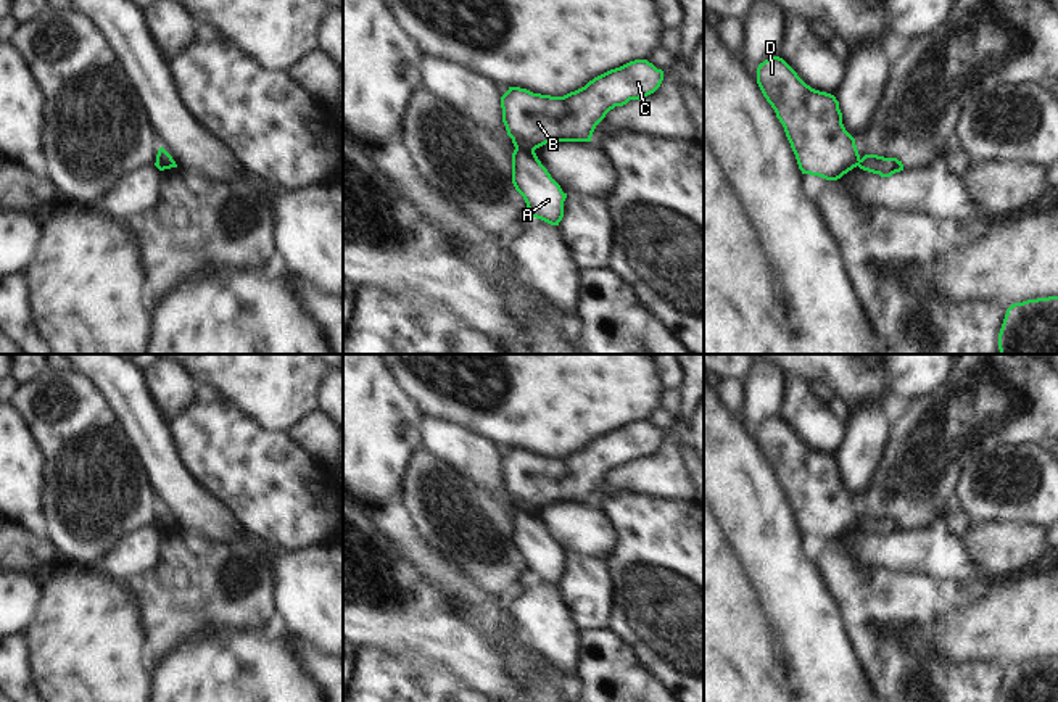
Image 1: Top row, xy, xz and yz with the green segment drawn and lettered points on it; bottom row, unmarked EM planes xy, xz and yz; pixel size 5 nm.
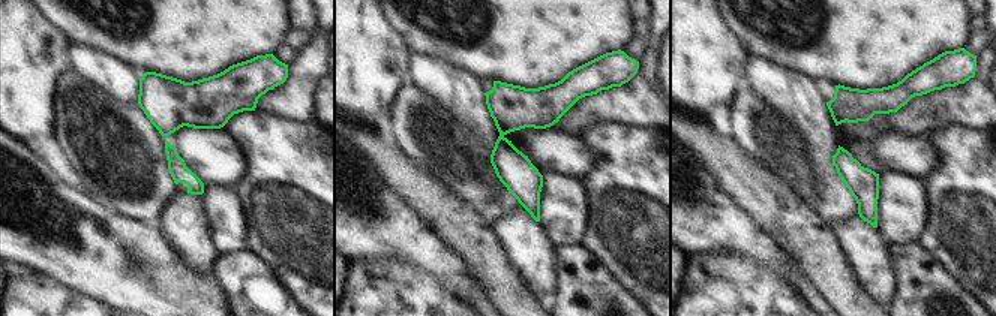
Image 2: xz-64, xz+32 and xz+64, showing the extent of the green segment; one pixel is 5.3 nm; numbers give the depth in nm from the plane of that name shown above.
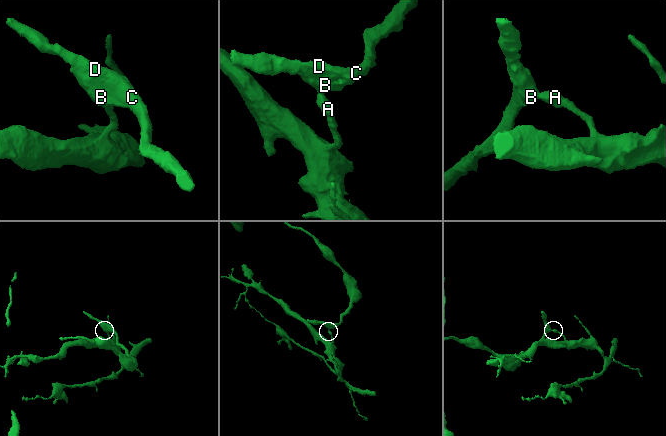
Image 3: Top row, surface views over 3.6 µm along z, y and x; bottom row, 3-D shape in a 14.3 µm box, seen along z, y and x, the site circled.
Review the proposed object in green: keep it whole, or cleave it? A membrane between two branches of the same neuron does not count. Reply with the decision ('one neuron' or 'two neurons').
two neurons

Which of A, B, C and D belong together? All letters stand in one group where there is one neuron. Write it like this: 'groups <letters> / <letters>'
groups A / B C D

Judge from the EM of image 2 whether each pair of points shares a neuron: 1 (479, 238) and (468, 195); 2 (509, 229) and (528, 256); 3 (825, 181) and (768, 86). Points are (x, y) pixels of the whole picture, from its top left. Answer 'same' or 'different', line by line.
1: different
2: same
3: same

